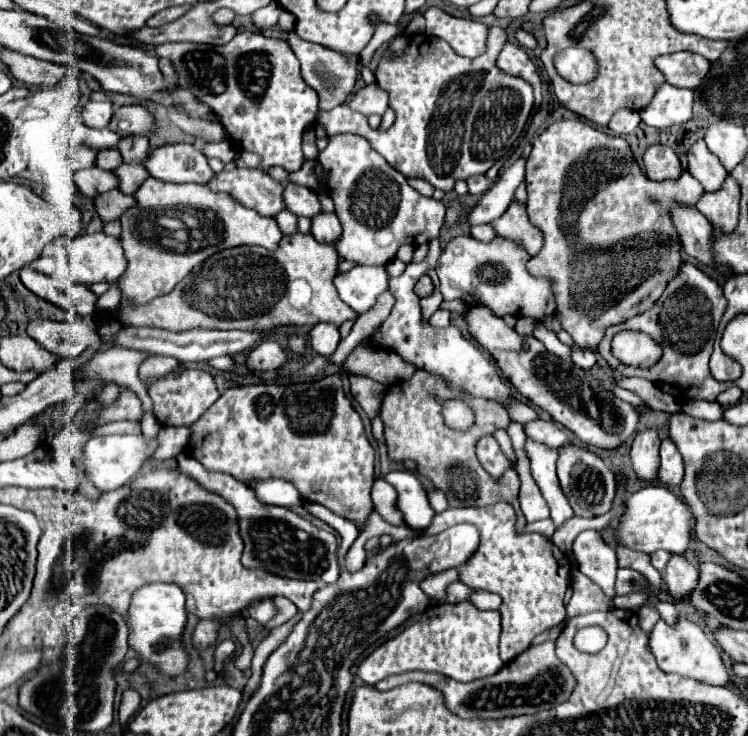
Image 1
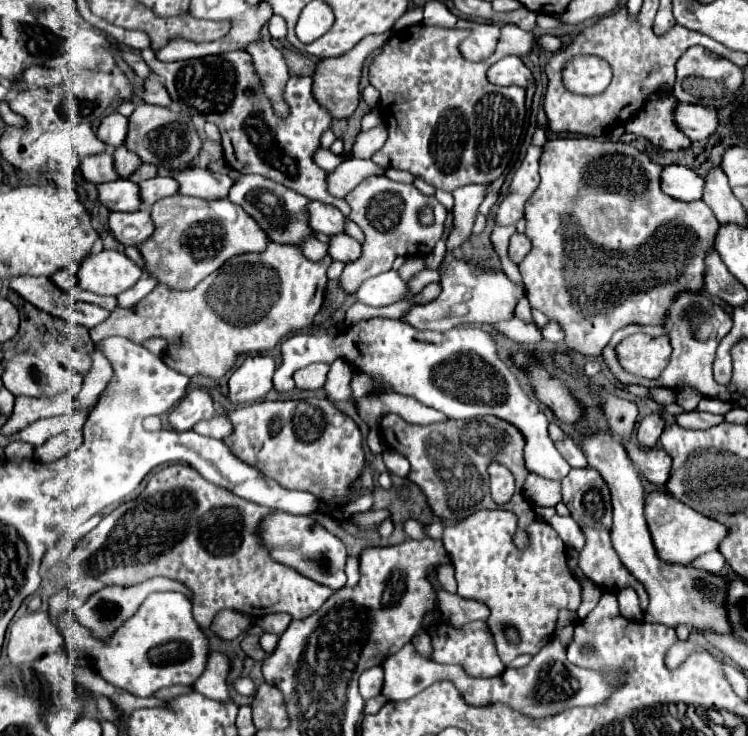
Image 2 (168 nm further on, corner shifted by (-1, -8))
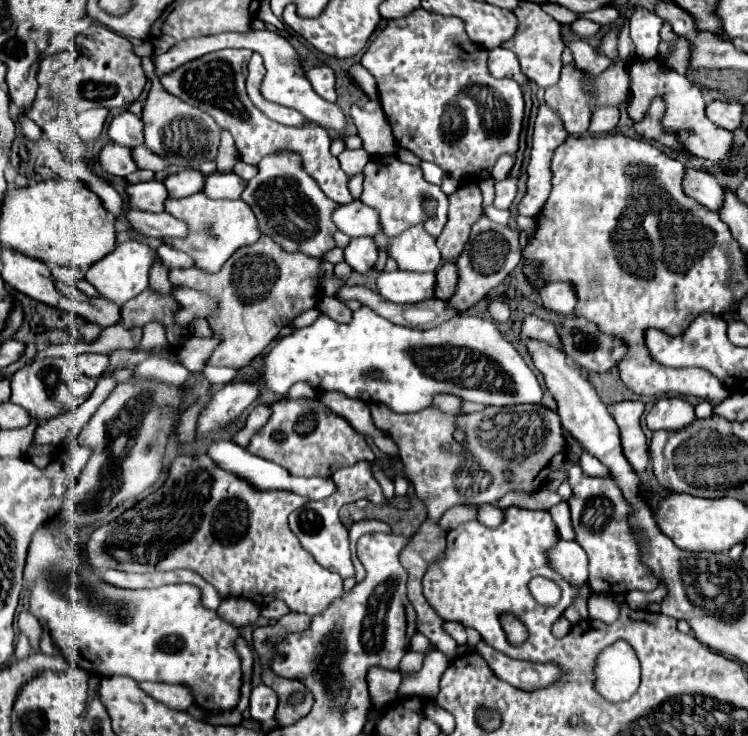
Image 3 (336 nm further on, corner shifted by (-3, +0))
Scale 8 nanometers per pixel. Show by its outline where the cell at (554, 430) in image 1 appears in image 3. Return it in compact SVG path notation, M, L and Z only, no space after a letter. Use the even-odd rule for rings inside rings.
M584 453L584 455L580 457L580 467L582 467L582 471L584 471L586 475L590 475L590 477L612 477L610 471L608 471L608 467L604 467L596 457L592 457L592 455L588 455L588 453Z

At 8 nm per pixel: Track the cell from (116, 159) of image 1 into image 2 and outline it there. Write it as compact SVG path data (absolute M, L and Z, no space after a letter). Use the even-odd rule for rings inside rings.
M116 147L114 149L114 169L118 171L118 177L130 177L130 173L142 163L138 155L126 151L126 147Z

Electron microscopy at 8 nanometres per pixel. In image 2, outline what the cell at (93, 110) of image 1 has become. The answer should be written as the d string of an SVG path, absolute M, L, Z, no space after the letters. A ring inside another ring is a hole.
M110 113L106 115L100 125L98 125L98 139L104 141L106 145L110 147L118 147L124 143L124 137L126 137L126 129L128 129L128 119L120 113Z

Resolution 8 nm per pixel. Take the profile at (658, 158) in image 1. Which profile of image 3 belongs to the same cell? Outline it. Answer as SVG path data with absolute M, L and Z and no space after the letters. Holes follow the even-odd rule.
M686 169L684 191L692 199L696 199L698 203L702 203L704 207L708 207L716 213L724 205L724 189L720 187L720 183L710 173L704 173L698 169Z

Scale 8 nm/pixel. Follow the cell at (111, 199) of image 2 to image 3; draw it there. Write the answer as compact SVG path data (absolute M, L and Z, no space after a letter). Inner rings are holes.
M148 181L148 183L138 183L128 187L130 203L132 207L138 207L142 211L152 211L152 213L162 213L164 203L168 199L168 189L160 181Z

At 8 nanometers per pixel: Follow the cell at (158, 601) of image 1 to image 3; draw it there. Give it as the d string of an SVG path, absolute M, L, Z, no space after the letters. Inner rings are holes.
M44 523L32 535L32 543L28 547L24 565L24 581L30 581L28 611L38 621L48 623L48 631L54 645L70 663L86 669L92 675L102 677L124 675L132 677L134 681L188 685L194 695L194 703L200 709L204 709L206 715L236 709L242 687L240 657L236 653L236 639L240 631L232 623L220 619L216 611L210 611L202 605L202 593L196 585L178 583L144 591L112 587L110 583L104 583L104 579L100 579L100 573L92 571L86 565L80 543L80 531L66 531L56 523Z

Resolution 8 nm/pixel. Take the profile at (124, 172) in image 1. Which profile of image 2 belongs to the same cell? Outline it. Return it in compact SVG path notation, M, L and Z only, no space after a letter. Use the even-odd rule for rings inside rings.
M152 177L140 183L140 199L142 199L142 207L150 209L158 199L168 197L178 193L178 183L172 177Z

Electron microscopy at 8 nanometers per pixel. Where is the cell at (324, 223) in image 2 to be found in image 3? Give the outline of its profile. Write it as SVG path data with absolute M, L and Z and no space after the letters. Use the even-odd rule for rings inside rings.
M362 201L340 205L332 215L334 225L350 237L374 237L380 231L380 217Z

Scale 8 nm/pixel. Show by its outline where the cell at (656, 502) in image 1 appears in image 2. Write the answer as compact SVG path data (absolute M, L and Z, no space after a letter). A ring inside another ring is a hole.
M652 491L646 495L644 515L646 515L648 531L652 535L654 549L658 551L658 557L666 559L668 563L688 565L692 559L718 549L718 543L726 535L726 527L722 523L696 513L692 507L684 505L666 491Z

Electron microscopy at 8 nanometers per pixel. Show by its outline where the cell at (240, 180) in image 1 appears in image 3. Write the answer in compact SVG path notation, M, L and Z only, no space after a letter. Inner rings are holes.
M274 151L272 155L266 155L258 169L258 175L248 181L242 199L252 207L260 233L272 237L286 251L300 251L308 257L324 261L328 249L332 251L336 247L332 211L340 207L340 203L332 203L332 199L320 191L316 181L304 171L300 155L292 151Z

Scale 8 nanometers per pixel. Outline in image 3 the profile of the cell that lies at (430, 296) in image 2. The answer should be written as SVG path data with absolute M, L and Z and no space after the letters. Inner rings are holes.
M448 261L438 269L438 281L436 281L436 297L438 299L450 299L456 293L456 263Z

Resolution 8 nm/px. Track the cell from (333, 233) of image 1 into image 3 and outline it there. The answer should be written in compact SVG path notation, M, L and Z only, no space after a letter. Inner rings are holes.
M358 237L352 239L350 245L344 249L346 263L356 271L356 273L368 273L374 269L376 259L378 259L378 245L374 243L372 237Z

